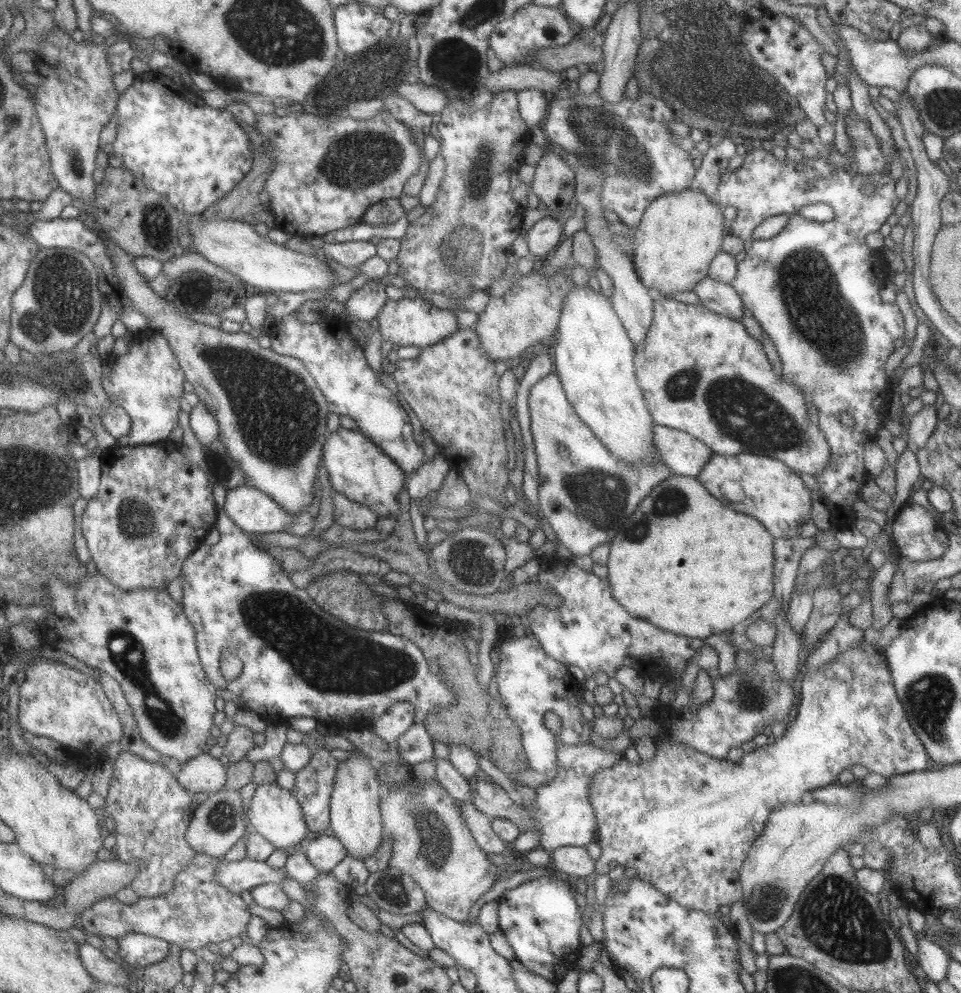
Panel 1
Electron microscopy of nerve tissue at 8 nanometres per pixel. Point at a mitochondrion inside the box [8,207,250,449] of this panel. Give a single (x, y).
(63, 293)

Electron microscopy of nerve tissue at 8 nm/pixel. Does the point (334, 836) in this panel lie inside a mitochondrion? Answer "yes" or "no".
no

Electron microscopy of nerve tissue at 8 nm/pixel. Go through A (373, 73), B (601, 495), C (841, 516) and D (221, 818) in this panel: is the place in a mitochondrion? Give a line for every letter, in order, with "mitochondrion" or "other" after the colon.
A: mitochondrion
B: mitochondrion
C: other
D: mitochondrion

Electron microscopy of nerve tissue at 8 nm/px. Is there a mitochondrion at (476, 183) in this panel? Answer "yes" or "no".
yes

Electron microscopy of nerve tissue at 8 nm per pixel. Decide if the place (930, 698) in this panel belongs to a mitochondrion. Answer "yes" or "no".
yes

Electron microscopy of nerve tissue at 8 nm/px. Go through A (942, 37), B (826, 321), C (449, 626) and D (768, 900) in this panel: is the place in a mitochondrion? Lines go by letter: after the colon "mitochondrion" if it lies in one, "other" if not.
A: other
B: mitochondrion
C: other
D: mitochondrion

